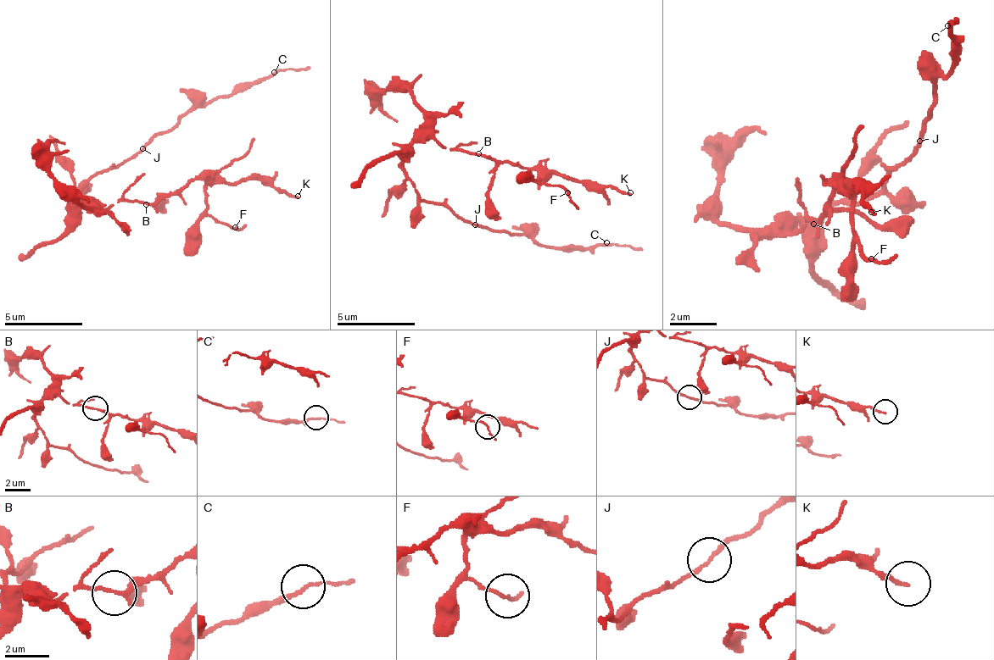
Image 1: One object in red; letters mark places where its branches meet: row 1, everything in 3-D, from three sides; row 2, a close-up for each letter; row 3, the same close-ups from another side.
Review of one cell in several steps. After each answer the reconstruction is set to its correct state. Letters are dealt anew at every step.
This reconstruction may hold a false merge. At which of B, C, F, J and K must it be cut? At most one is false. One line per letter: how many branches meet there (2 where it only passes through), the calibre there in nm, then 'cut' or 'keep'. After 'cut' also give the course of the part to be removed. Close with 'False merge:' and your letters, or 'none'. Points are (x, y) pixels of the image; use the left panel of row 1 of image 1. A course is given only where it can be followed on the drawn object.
B: branches 2; calibre 160 nm; keep
C: branches 2; calibre 150 nm; keep
F: branches 2; calibre 130 nm; keep
J: branches 2; calibre 160 nm; keep
K: branches 1; calibre 170 nm; keep
False merge: none

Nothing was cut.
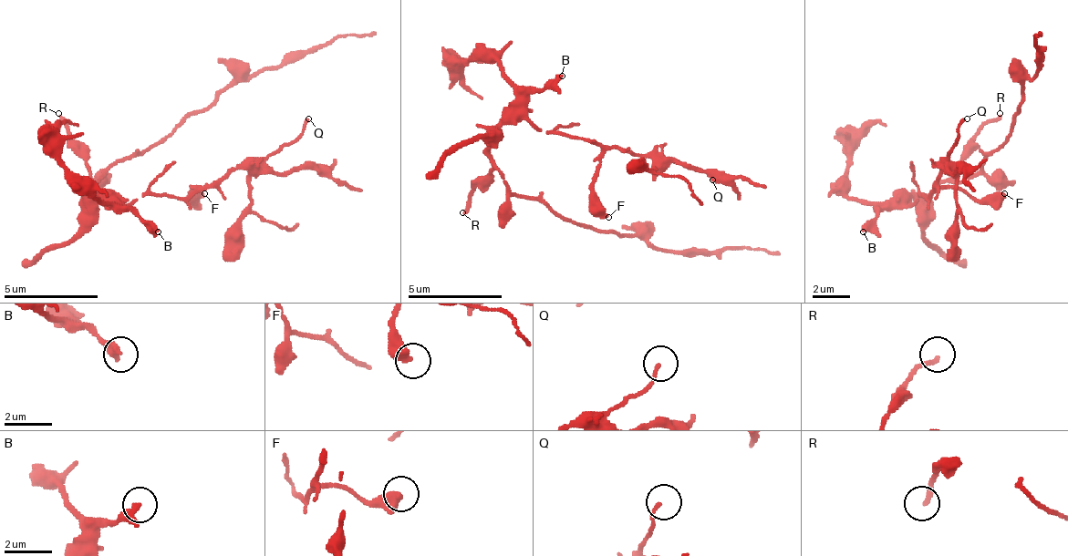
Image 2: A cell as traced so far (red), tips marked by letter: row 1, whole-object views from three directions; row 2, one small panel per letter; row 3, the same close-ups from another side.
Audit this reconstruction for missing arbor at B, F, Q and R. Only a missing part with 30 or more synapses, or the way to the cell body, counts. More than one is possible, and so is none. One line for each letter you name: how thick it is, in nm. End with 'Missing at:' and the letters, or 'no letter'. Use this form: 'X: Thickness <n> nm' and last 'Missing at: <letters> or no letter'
Missing at: no letter

